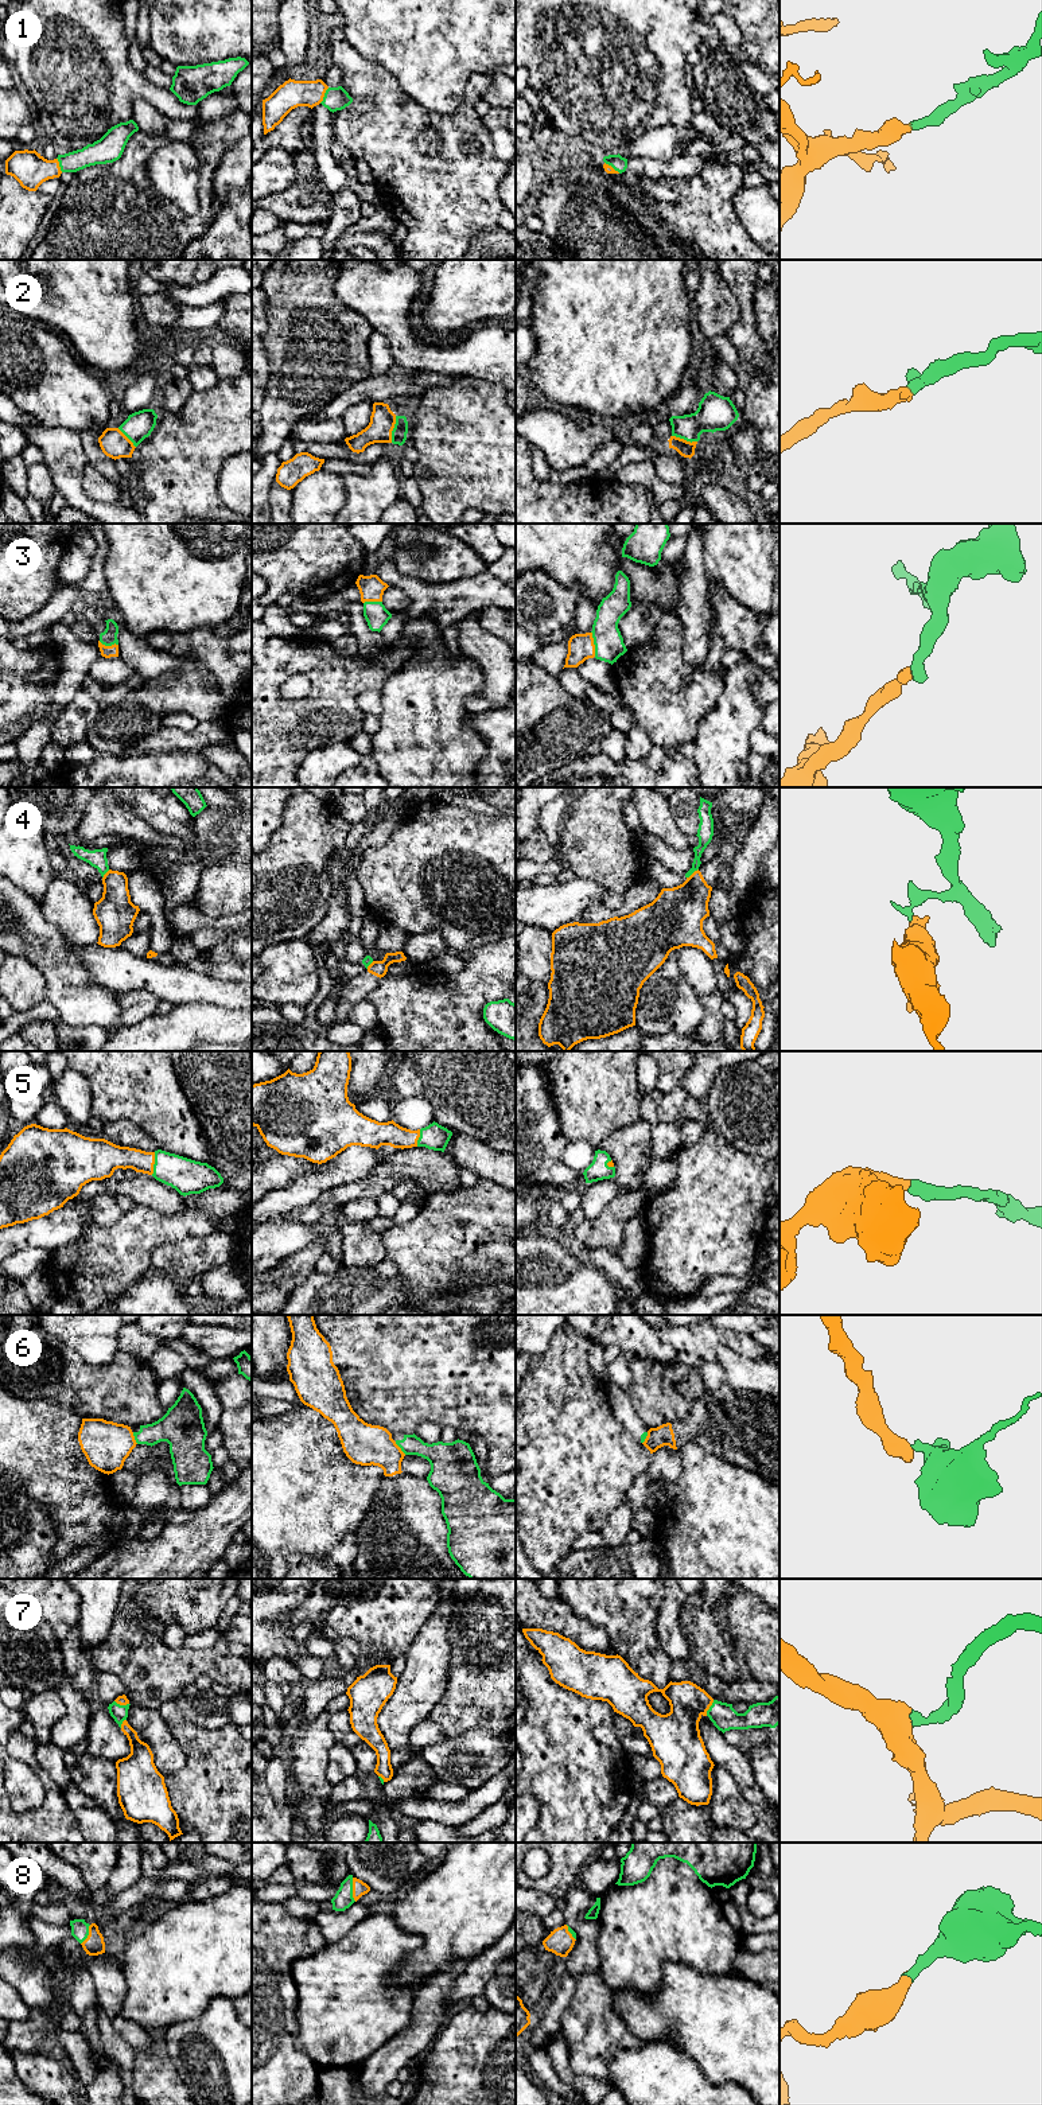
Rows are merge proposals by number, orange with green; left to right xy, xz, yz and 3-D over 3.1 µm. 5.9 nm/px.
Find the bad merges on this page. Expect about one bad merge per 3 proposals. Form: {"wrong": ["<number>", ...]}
{"wrong": ["4", "6"]}

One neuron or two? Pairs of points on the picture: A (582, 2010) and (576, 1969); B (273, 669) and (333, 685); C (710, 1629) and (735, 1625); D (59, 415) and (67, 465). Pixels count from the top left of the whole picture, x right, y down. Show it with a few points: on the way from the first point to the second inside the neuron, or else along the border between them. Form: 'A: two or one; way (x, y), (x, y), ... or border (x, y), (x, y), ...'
A: two; border (599, 1972), (584, 1972), (576, 1980)
B: one; way (288, 660), (307, 660), (318, 670)
C: two; border (720, 1623), (728, 1641)
D: two; border (43, 424), (69, 428), (78, 434)

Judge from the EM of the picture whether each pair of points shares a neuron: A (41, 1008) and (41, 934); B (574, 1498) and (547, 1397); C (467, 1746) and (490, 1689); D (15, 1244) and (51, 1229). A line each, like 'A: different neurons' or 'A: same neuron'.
A: different neurons
B: same neuron
C: different neurons
D: same neuron

